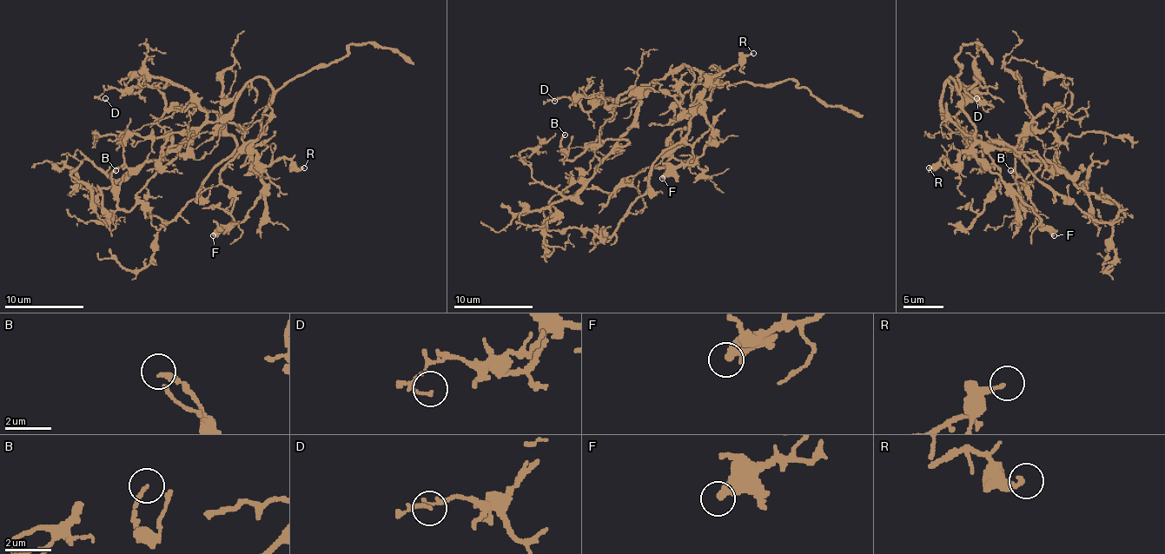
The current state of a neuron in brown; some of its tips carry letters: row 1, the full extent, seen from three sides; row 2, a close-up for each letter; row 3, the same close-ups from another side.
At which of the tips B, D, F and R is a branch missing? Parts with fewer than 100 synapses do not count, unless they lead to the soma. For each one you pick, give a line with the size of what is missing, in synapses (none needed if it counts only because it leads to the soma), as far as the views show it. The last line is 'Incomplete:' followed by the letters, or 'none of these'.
Incomplete: none of these

